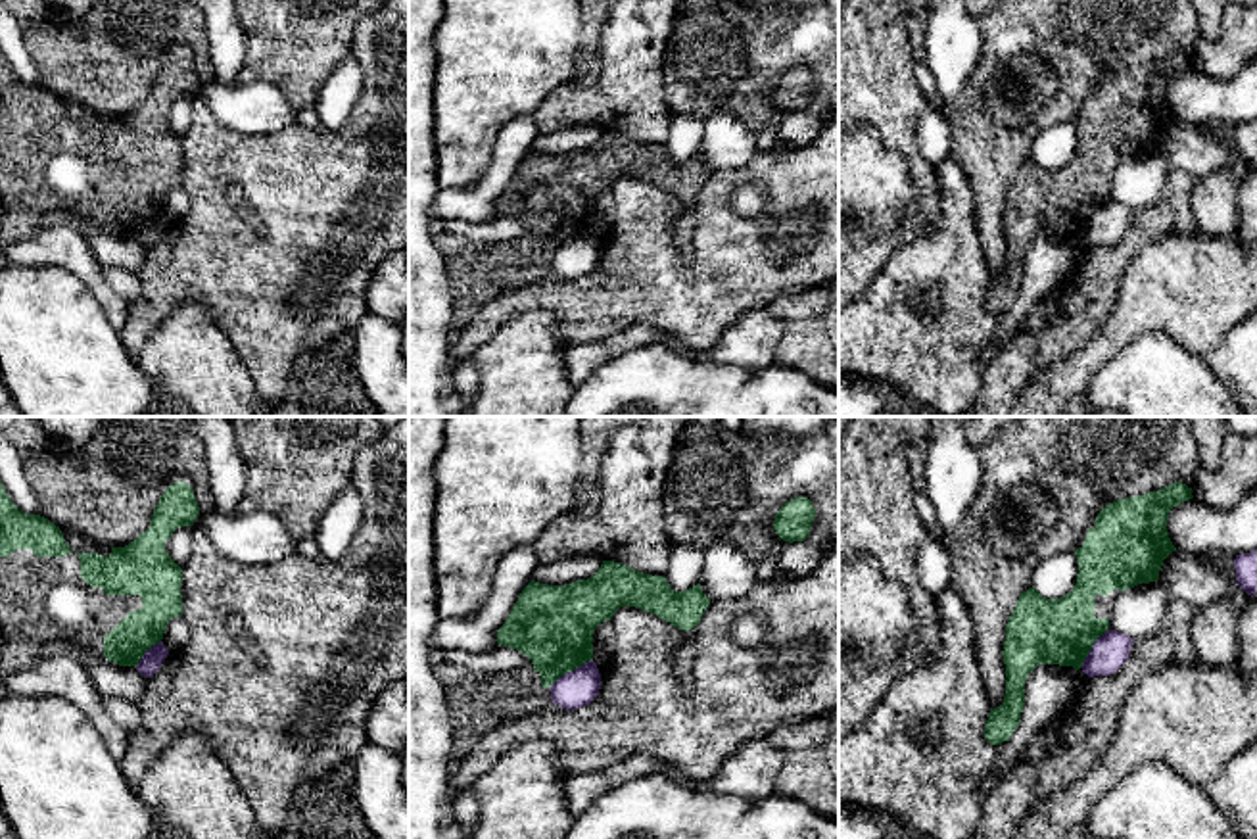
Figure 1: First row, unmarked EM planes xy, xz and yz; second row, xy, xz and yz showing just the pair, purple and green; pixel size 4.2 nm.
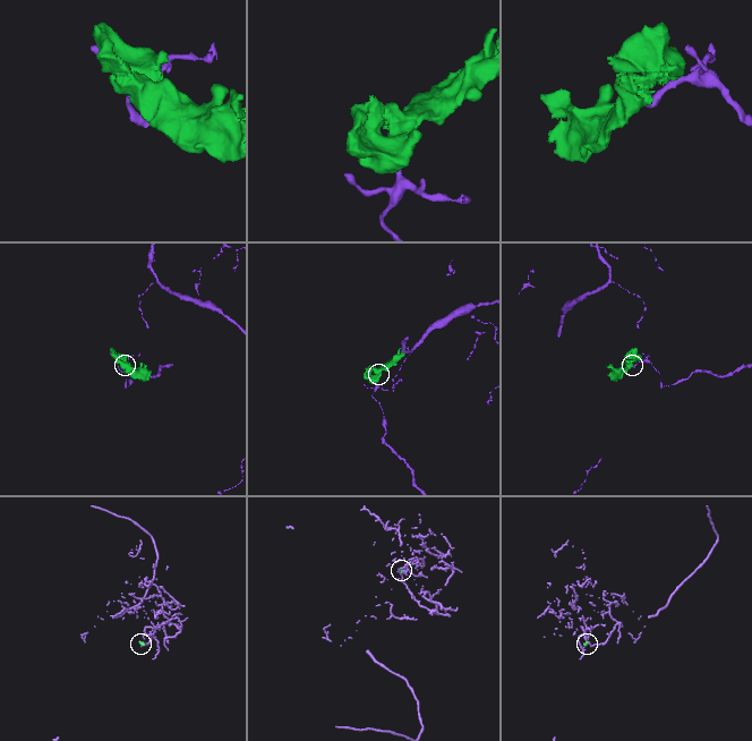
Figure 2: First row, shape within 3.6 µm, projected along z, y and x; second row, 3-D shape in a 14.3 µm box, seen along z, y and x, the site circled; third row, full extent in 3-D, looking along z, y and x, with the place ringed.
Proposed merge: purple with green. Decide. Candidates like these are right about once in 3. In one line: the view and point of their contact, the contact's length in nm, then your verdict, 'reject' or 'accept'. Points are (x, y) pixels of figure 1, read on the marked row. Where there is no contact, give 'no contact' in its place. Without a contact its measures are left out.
xz (572, 671) | 220 nm | reject

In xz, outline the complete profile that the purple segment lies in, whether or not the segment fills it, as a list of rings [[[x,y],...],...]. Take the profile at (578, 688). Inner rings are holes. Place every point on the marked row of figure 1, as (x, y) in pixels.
[[[595,660],[566,672],[551,685],[551,701],[566,710],[589,705],[601,689],[601,674]]]

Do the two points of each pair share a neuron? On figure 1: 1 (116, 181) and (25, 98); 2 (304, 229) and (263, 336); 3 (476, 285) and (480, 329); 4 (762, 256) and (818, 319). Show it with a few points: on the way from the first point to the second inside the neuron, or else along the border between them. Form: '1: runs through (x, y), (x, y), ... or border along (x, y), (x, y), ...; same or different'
1: runs through (93, 166), (48, 121); same
2: runs through (281, 256), (281, 279), (271, 310); same
3: border along (517, 288), (499, 292), (453, 340); different
4: border along (818, 285), (793, 294), (782, 294), (766, 308); different

